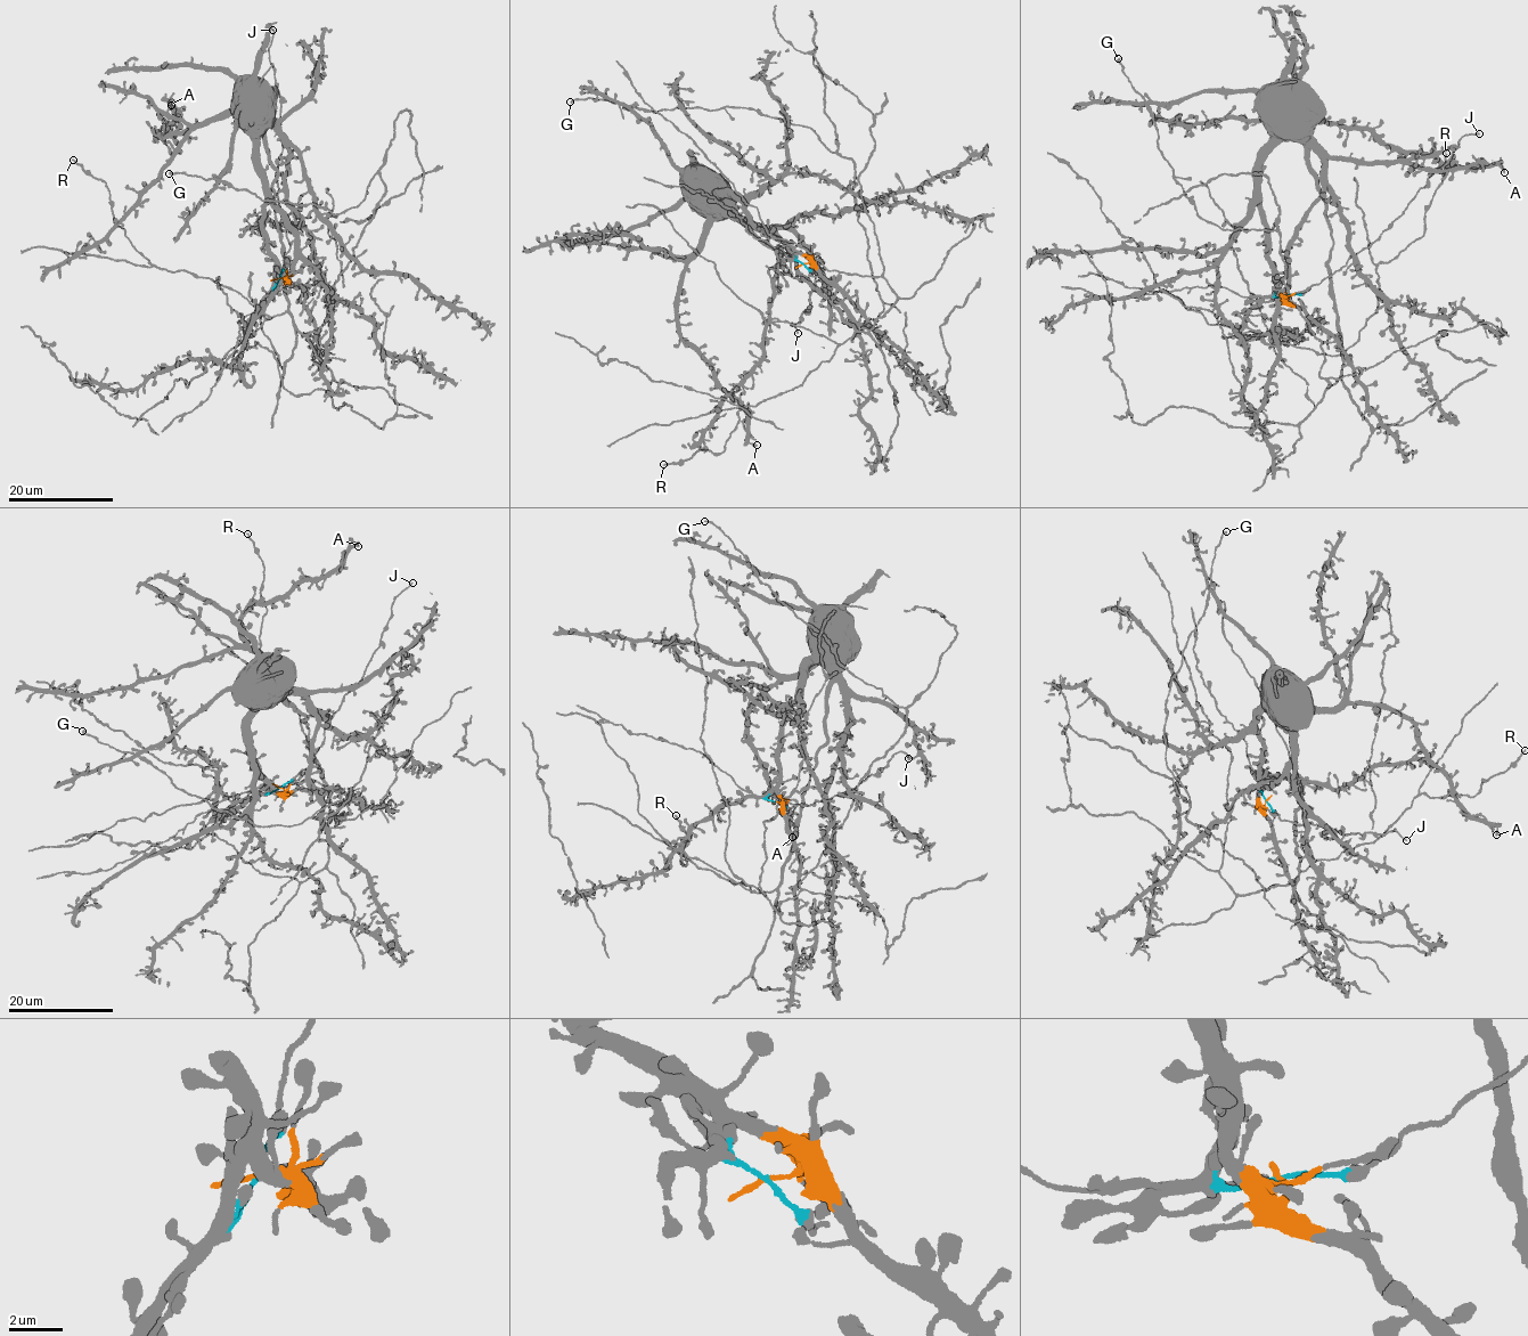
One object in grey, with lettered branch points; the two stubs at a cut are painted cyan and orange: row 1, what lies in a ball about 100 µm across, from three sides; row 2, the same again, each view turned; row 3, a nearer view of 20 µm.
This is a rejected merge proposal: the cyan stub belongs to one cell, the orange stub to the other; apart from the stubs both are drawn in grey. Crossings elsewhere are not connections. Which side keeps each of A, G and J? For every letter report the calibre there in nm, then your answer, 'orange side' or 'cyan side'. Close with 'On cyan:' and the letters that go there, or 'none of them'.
A: calibre 380 nm; orange side
G: calibre 200 nm; orange side
J: calibre 180 nm; cyan side
On cyan: J

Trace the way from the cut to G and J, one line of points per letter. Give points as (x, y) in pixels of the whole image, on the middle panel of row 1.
G: (803, 263), (737, 197), (711, 192), (675, 165), (653, 125), (607, 100), (570, 103)
J: (803, 263), (816, 274), (816, 285), (809, 295), (807, 307), (811, 307), (799, 322), (790, 323), (798, 333)

